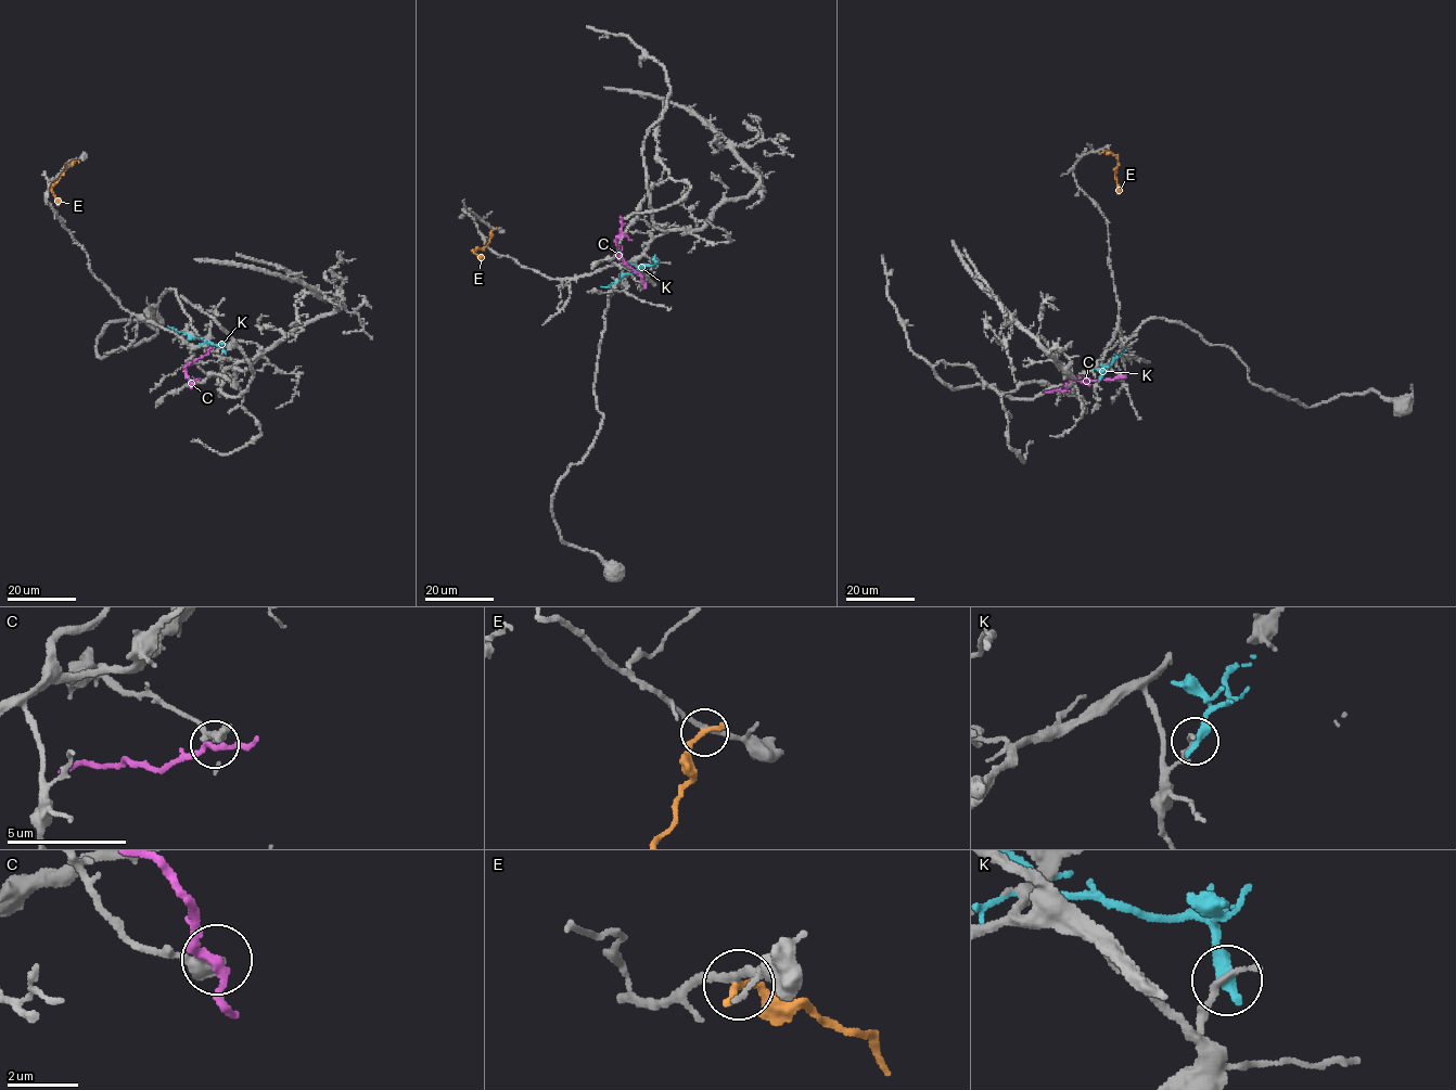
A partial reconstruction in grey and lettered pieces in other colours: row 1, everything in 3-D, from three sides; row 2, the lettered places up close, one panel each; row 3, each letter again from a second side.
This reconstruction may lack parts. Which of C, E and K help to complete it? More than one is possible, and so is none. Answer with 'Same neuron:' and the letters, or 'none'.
Same neuron: none

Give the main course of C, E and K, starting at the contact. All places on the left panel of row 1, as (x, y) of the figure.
C: (211, 347), (207, 354), (183, 369), (192, 384), (191, 388)
E: (75, 161), (66, 165), (50, 189), (60, 203)
K: (224, 351), (221, 345), (193, 337), (168, 326)

